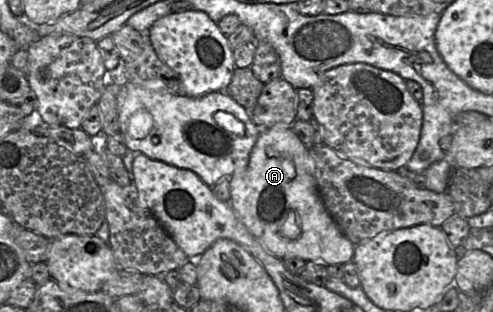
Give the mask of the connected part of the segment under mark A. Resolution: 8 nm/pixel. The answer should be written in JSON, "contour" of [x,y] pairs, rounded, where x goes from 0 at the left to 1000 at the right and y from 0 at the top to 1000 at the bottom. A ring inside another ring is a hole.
{"contour":[[[560,401],[529,413],[501,535],[465,567],[465,599],[467,654],[483,699],[527,779],[564,827],[604,824],[619,837],[637,833],[657,846],[700,846],[716,837],[720,782],[694,744],[663,676],[639,574],[637,513],[592,404]],[[588,673],[600,676],[611,705],[611,747],[598,766],[586,766],[568,744],[570,715]]]}

